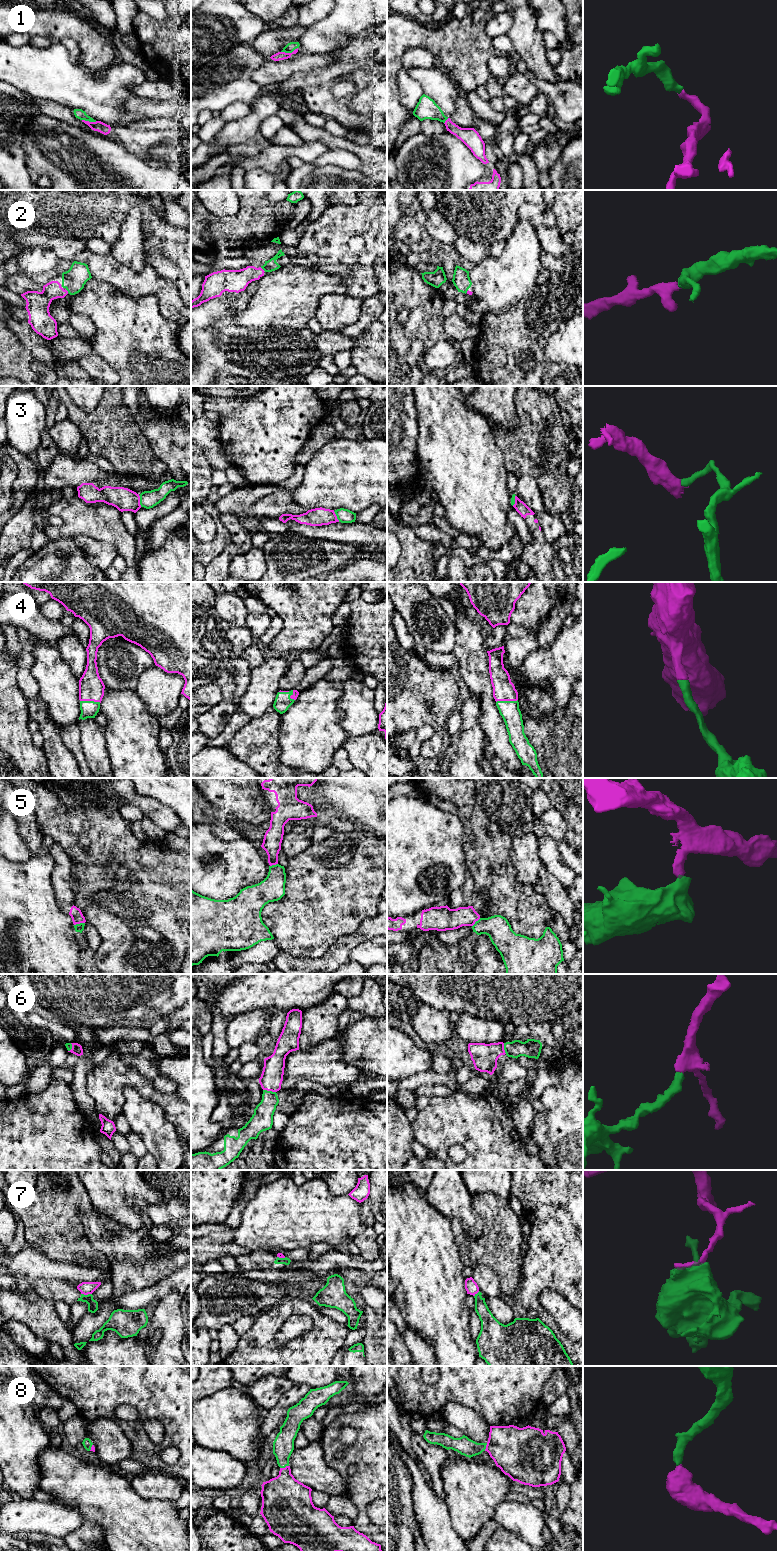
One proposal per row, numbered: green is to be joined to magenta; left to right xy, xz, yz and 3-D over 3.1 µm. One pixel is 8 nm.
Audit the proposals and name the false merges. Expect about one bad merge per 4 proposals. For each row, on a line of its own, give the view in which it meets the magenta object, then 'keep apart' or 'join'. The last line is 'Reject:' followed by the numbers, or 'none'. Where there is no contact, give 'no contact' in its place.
1: xz | join
2: xz | join
3: xy | keep apart
4: yz | join
5: xy | keep apart
6: xz | join
7: xy | keep apart
8: xz | join
Reject: 3, 5, 7

